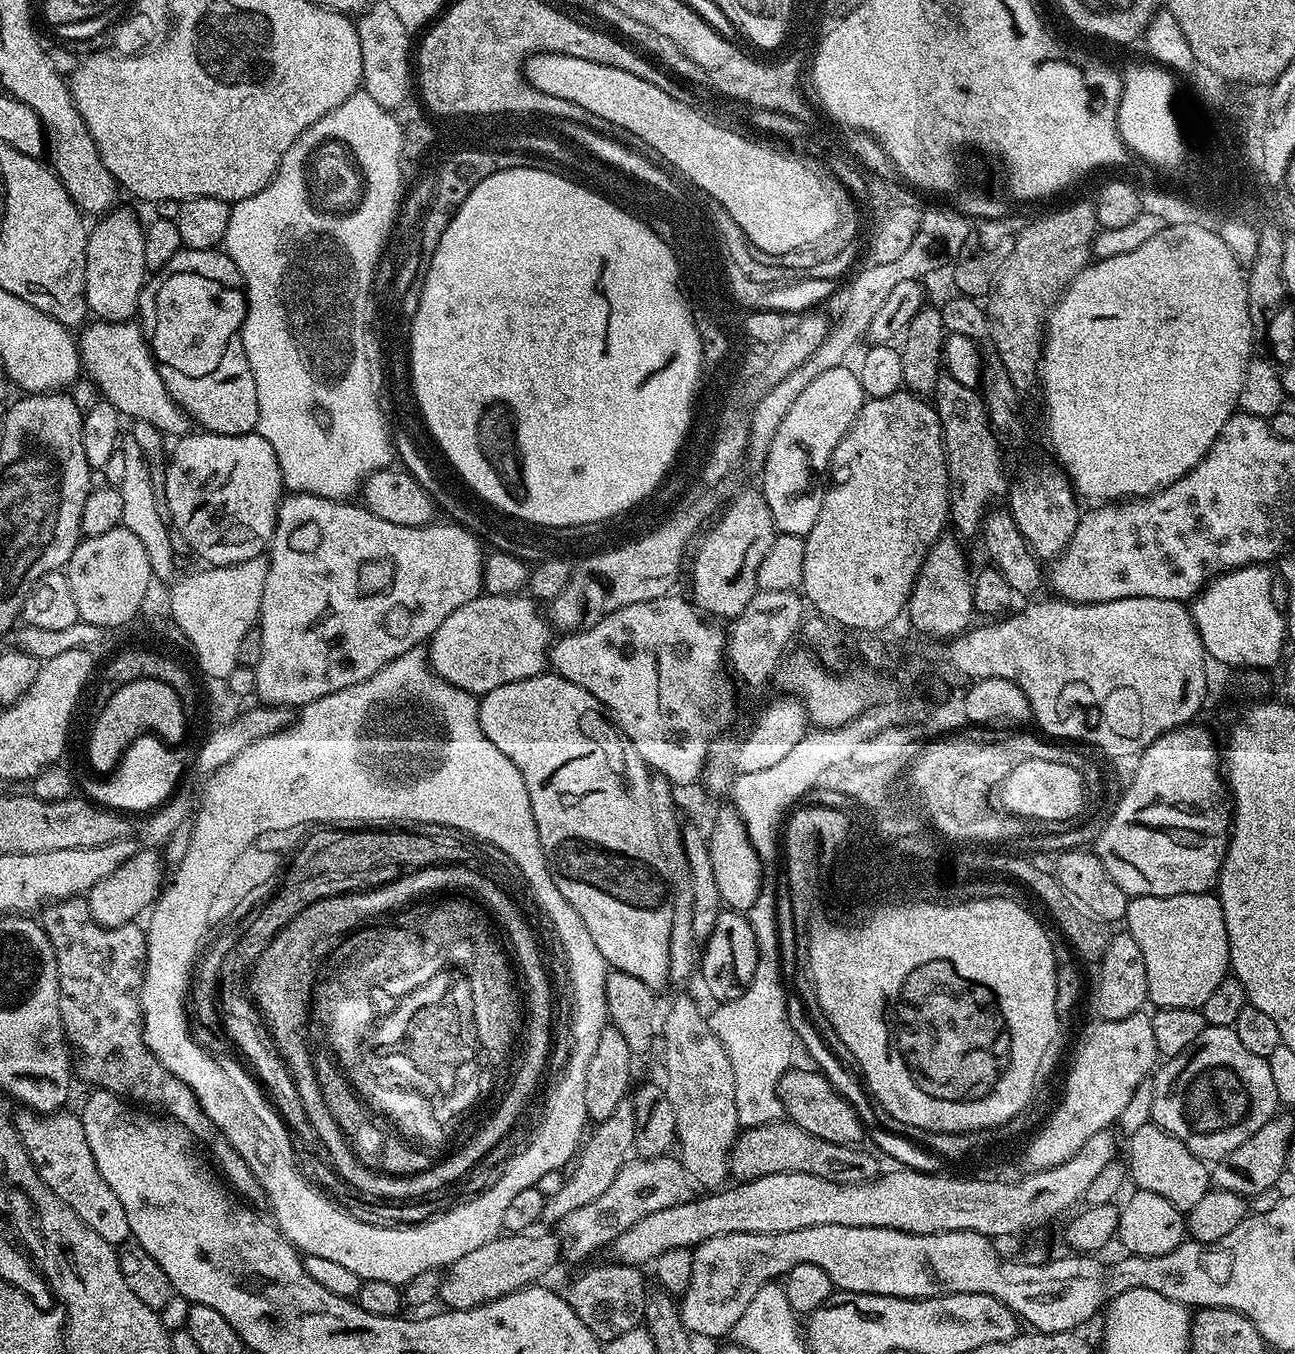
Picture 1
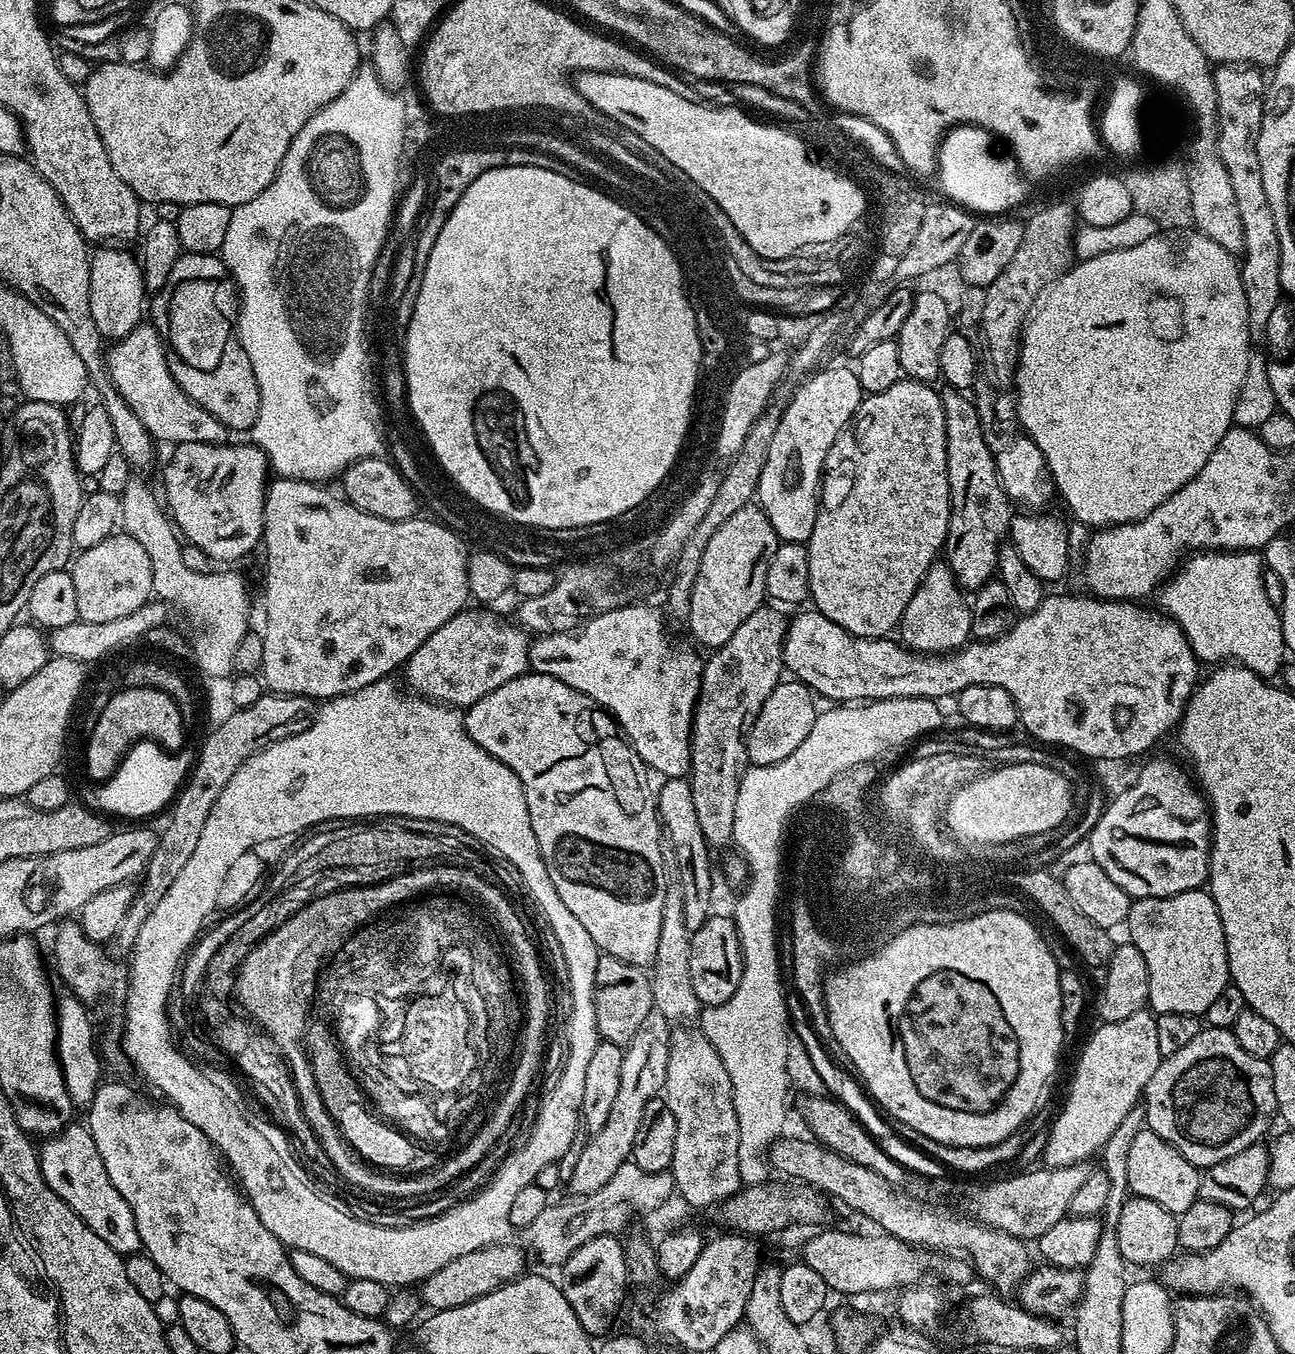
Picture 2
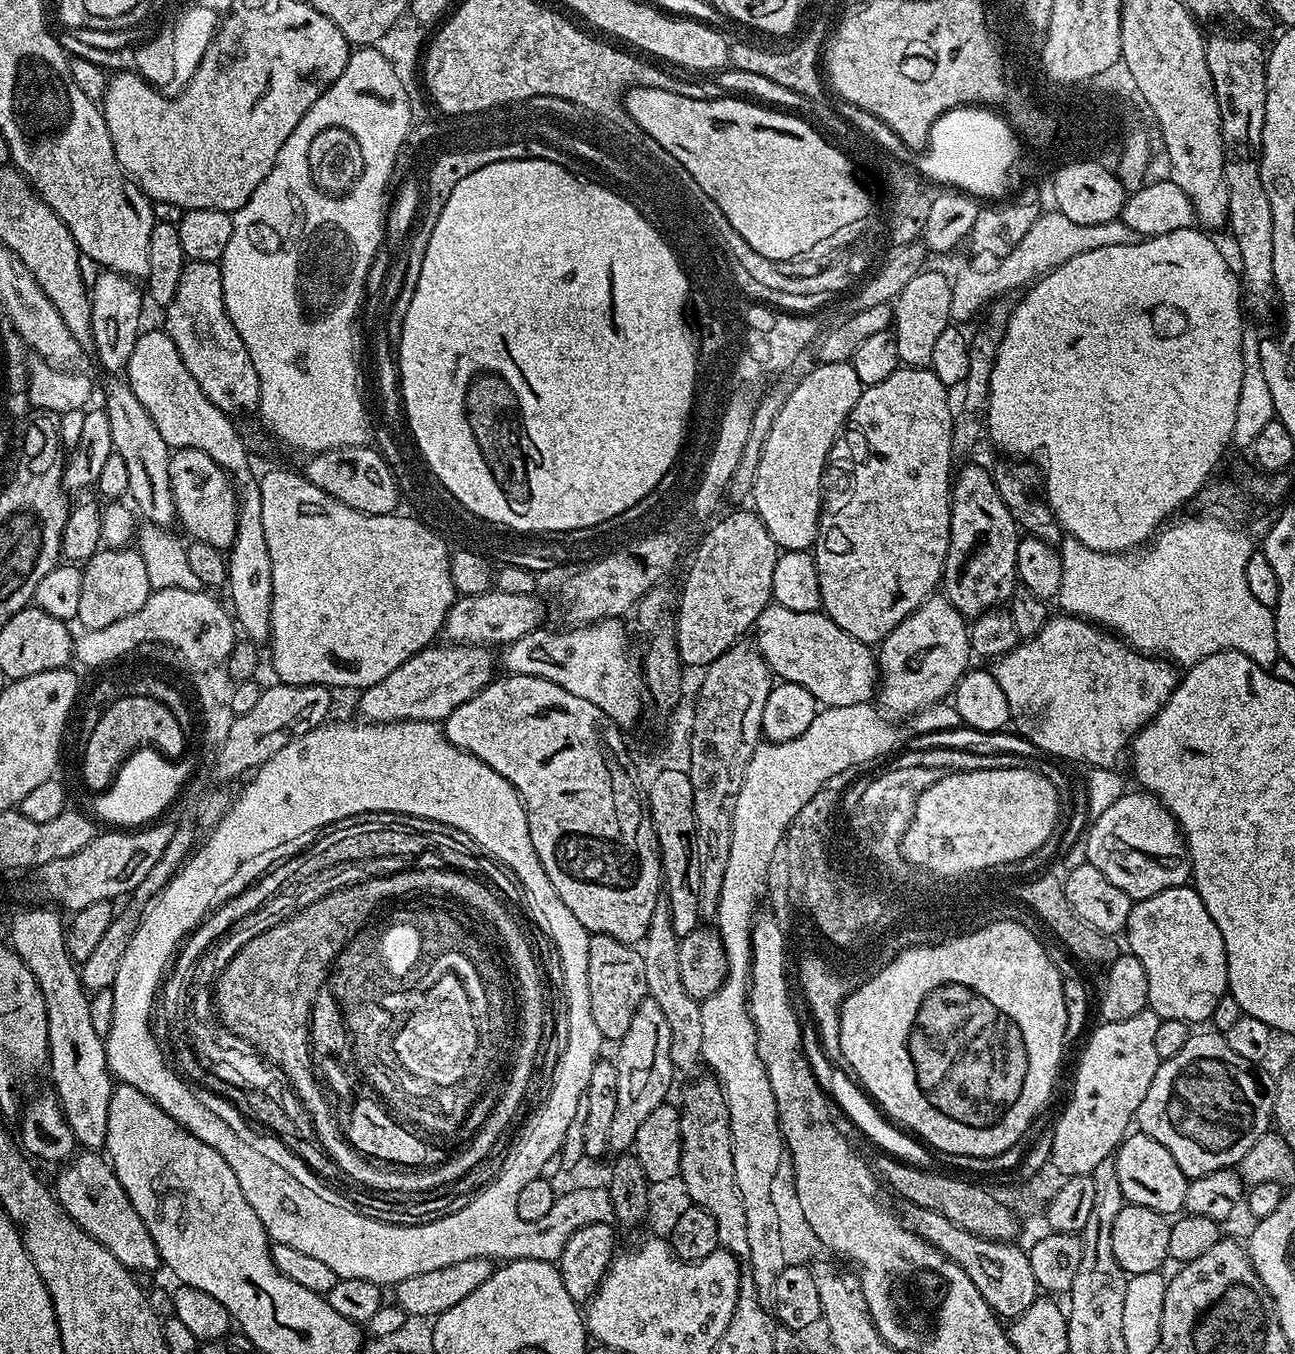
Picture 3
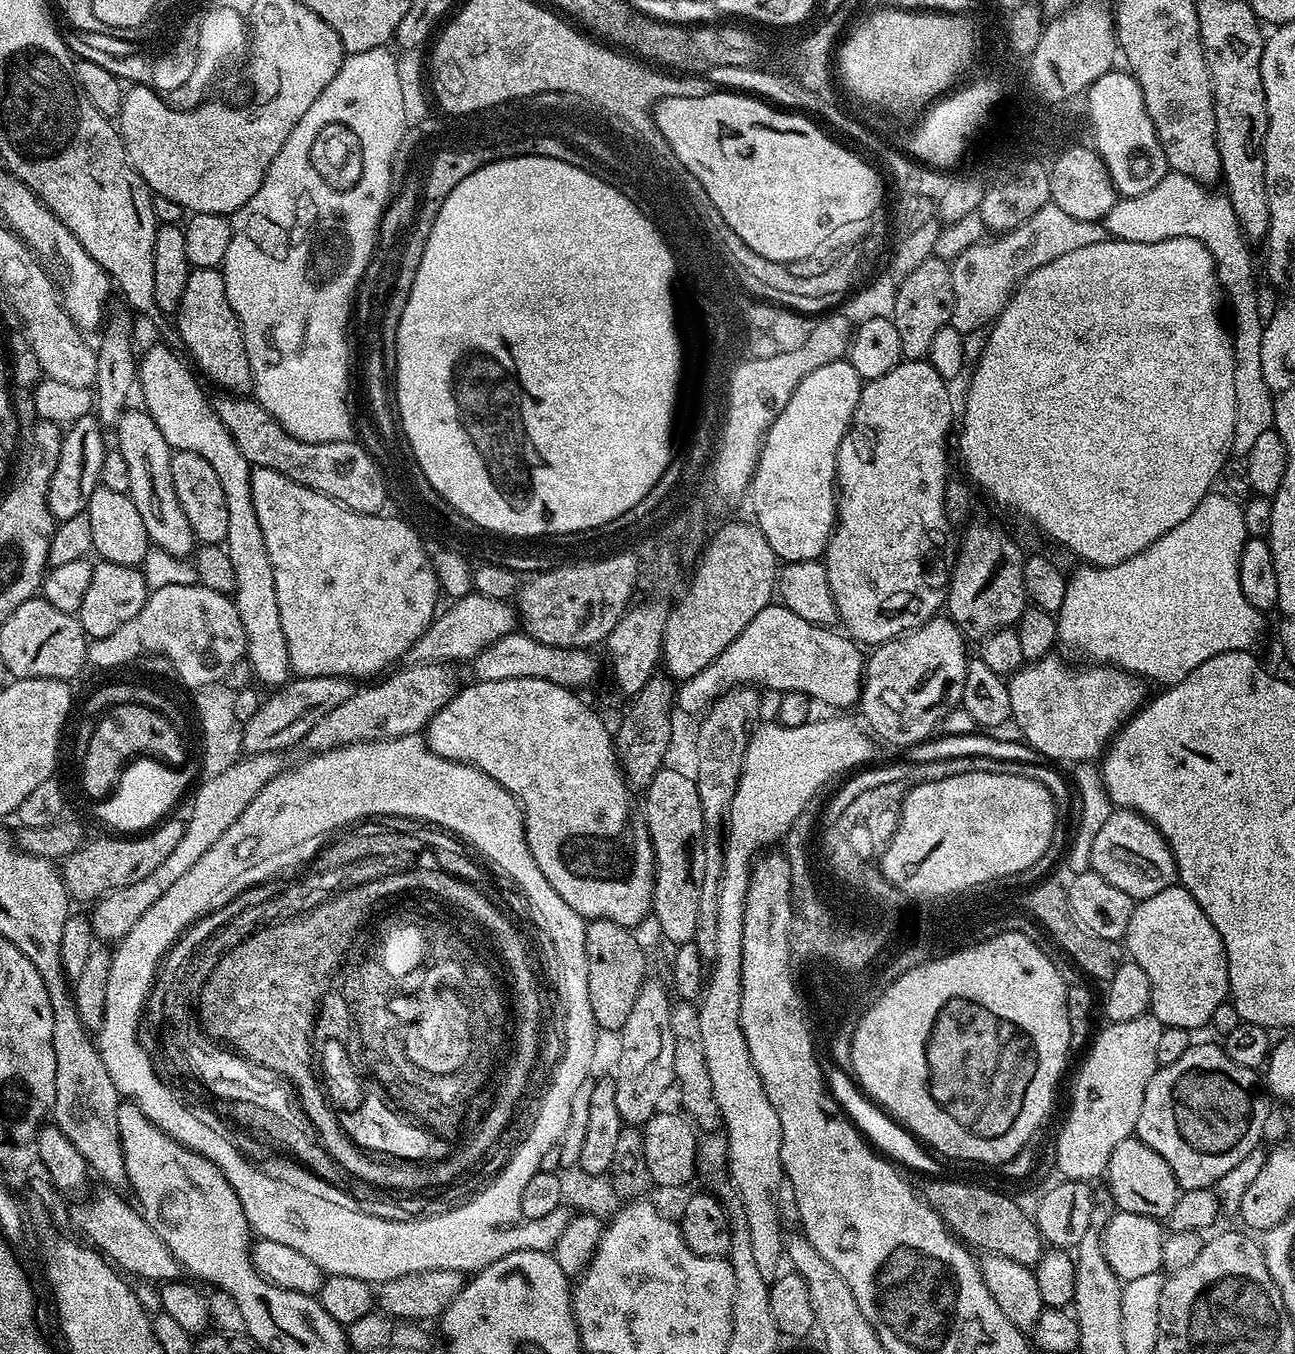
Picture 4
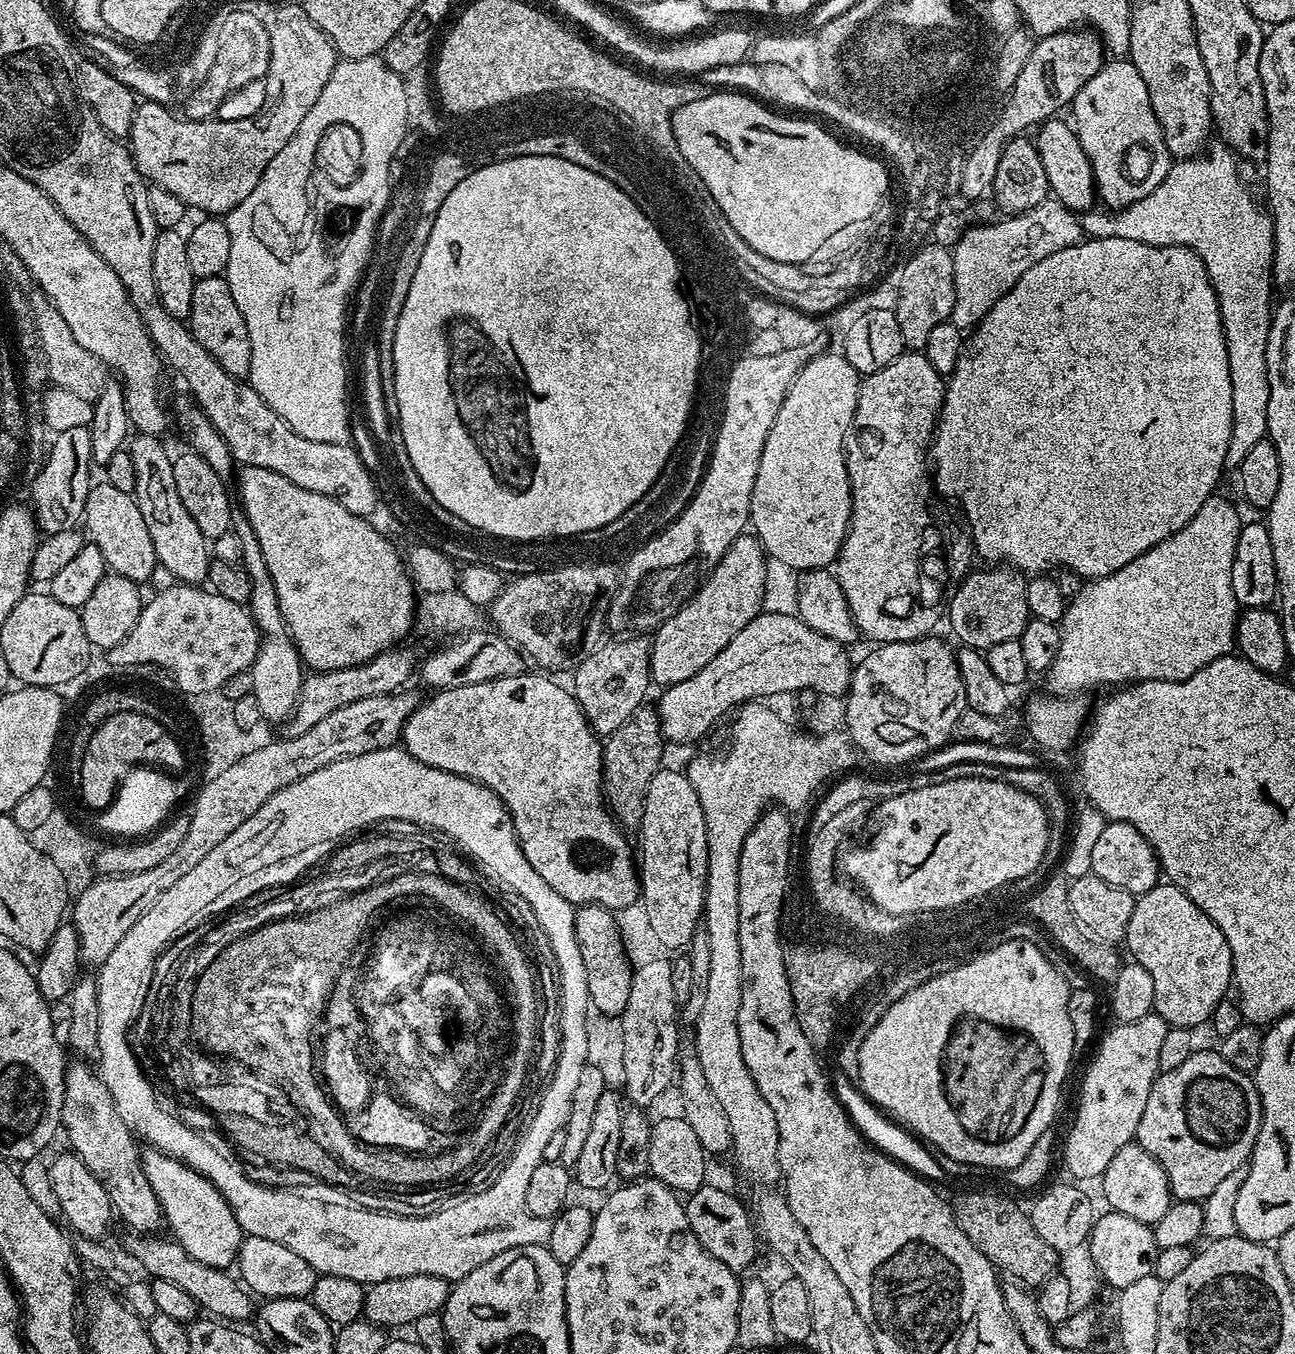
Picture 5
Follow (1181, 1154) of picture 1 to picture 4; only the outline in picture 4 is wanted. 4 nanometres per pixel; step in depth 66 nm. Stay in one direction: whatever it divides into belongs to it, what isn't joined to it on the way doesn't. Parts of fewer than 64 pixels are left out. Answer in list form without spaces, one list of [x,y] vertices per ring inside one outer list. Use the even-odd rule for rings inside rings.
[[[1135,1135],[1127,1136],[1118,1146],[1114,1146],[1114,1154],[1110,1154],[1106,1169],[1107,1191],[1112,1193],[1113,1205],[1119,1211],[1130,1214],[1142,1214],[1157,1218],[1171,1217],[1174,1202],[1180,1197],[1180,1183],[1174,1178],[1174,1170],[1166,1166],[1166,1158],[1142,1141]]]

